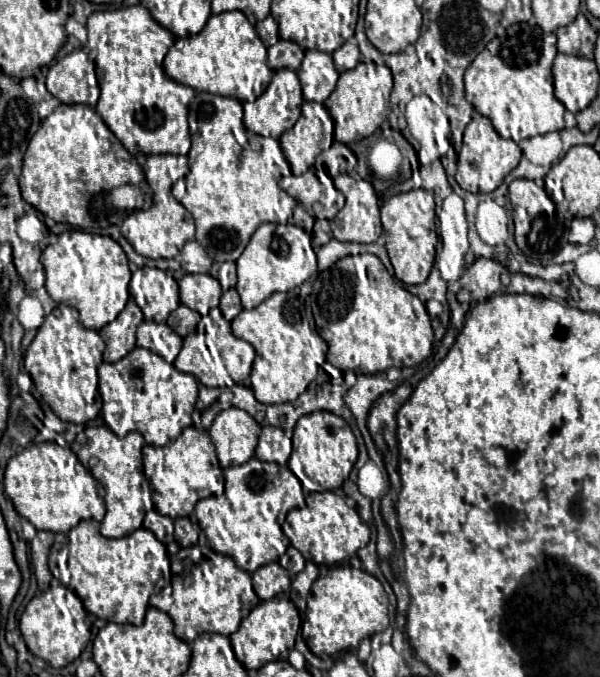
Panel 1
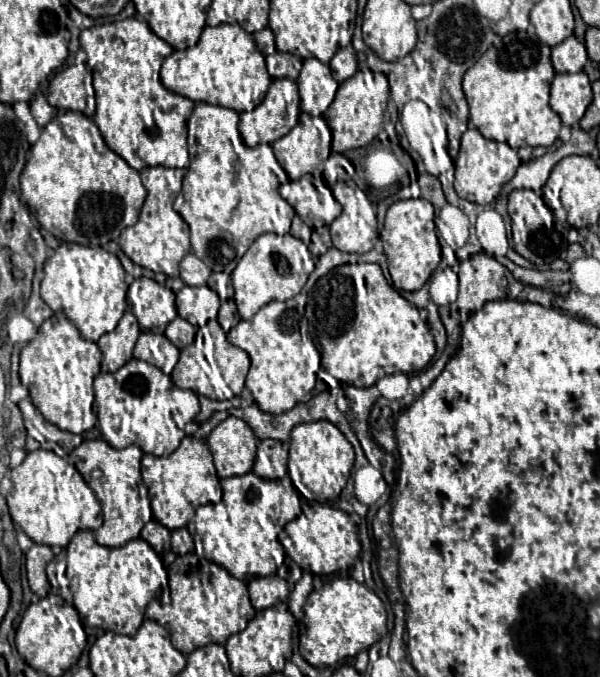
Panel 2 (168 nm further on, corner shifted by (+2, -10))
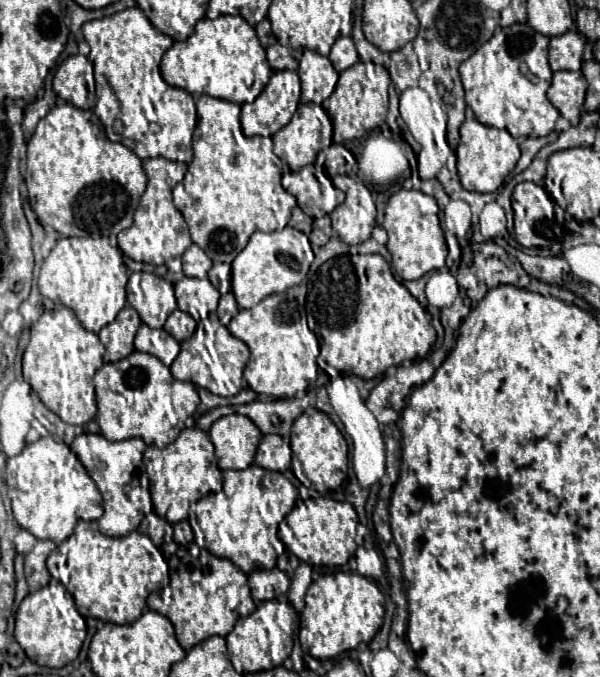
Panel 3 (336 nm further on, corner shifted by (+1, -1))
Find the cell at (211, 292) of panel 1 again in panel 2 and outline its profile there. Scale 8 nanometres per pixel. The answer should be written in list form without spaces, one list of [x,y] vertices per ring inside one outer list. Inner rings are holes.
[[[183,286],[177,292],[177,312],[181,318],[201,328],[207,324],[207,320],[217,318],[219,296],[209,286]]]

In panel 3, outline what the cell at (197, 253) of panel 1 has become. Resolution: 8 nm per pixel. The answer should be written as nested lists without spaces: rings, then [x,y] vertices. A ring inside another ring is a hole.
[[[190,245],[186,249],[186,253],[182,255],[182,267],[184,267],[184,275],[186,277],[200,277],[204,279],[212,267],[210,257],[198,247],[198,245]]]

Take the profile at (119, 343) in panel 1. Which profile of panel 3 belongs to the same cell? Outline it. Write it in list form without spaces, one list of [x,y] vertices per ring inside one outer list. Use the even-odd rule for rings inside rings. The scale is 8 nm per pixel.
[[[126,305],[118,313],[114,323],[106,325],[98,333],[102,345],[106,347],[106,353],[104,353],[106,363],[116,363],[134,351],[134,335],[140,325],[142,325],[142,321],[140,321],[138,313],[134,311],[134,307]]]

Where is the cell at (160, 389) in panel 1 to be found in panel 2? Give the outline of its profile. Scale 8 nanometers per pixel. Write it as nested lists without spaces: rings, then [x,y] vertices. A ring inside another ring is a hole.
[[[129,360],[117,372],[105,372],[95,378],[95,404],[99,430],[113,448],[137,444],[145,454],[169,456],[185,438],[185,424],[199,412],[199,400],[193,390],[181,390],[159,368]]]

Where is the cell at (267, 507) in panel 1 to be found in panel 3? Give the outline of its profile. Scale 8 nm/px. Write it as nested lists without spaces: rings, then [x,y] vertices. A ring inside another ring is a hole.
[[[256,465],[242,471],[224,471],[223,475],[220,492],[208,494],[190,505],[188,521],[194,542],[217,557],[236,563],[244,573],[274,569],[277,551],[285,549],[278,537],[278,523],[292,511],[298,489],[282,473],[266,471]]]

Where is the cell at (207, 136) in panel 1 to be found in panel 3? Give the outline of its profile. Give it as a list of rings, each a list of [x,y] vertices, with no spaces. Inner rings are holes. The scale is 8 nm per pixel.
[[[202,95],[196,99],[196,109],[198,125],[192,138],[193,159],[186,177],[173,189],[173,203],[182,211],[192,241],[214,263],[232,263],[256,229],[263,232],[283,229],[290,211],[296,207],[296,199],[280,185],[282,171],[274,163],[273,141],[272,149],[268,149],[268,141],[262,141],[268,137],[246,137],[239,129],[239,105]]]

